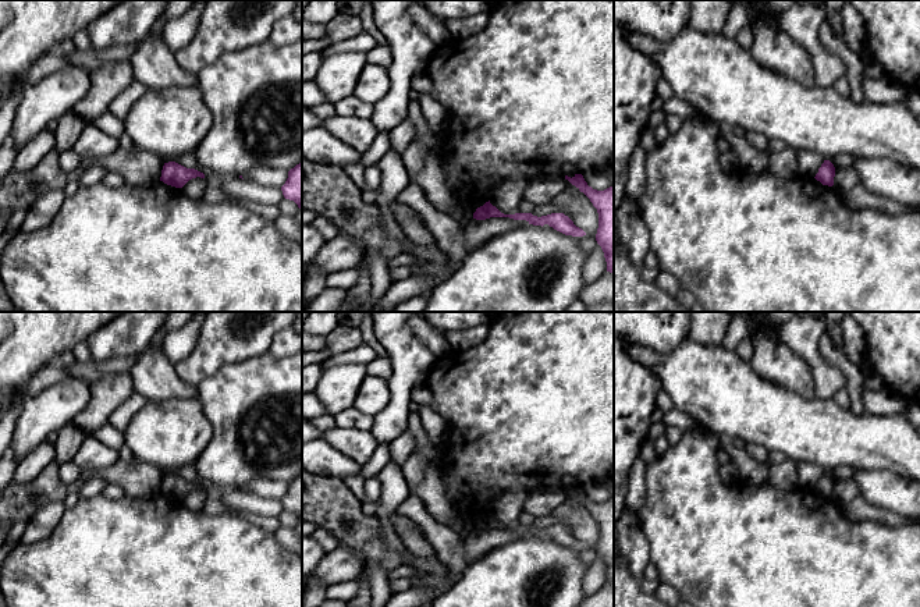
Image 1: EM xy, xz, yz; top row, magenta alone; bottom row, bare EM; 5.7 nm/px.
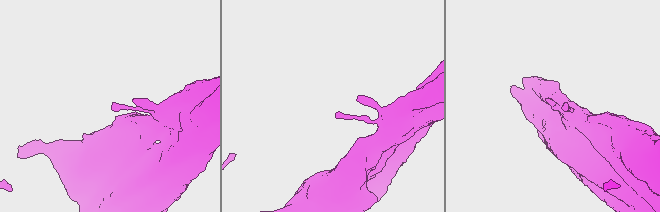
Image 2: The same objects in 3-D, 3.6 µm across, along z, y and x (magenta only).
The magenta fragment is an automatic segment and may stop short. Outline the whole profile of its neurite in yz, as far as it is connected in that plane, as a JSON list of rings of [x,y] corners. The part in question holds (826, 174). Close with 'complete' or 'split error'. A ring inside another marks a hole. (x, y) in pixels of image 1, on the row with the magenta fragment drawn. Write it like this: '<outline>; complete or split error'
[[[824,160],[821,167],[818,168],[818,173],[816,174],[816,180],[820,181],[823,185],[832,187],[834,185],[834,177],[835,177],[835,167],[830,160]]]; complete

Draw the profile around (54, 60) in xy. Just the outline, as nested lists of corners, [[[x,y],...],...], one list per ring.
[[[58,49],[53,50],[33,63],[26,77],[26,84],[33,85],[39,82],[43,77],[61,70],[70,63],[70,58],[65,57]]]

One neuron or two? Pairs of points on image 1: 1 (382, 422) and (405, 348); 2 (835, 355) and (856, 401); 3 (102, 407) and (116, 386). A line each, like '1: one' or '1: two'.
1: one
2: one
3: one

